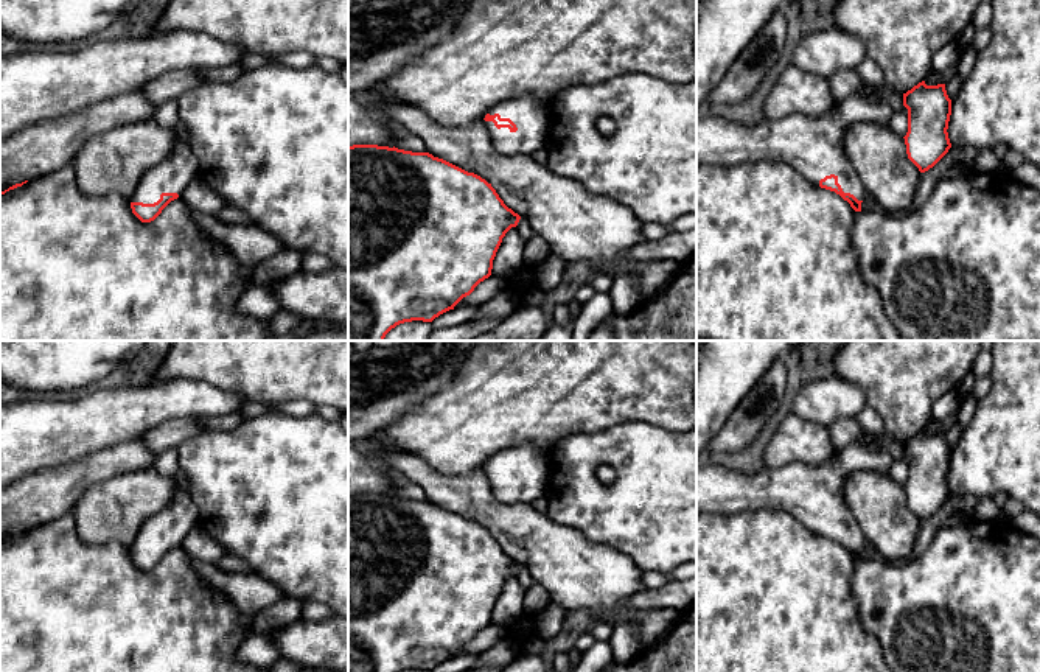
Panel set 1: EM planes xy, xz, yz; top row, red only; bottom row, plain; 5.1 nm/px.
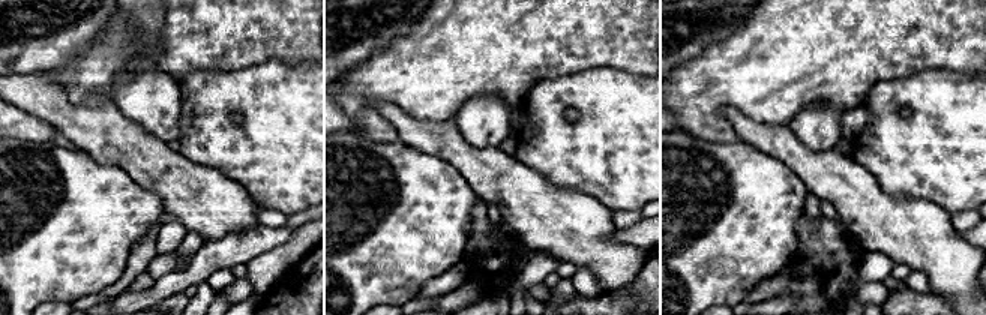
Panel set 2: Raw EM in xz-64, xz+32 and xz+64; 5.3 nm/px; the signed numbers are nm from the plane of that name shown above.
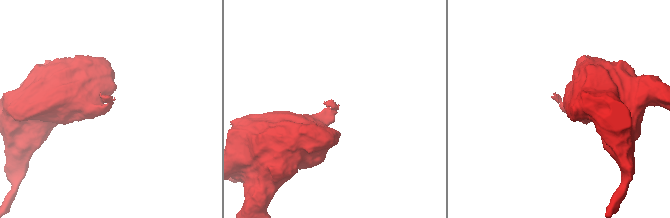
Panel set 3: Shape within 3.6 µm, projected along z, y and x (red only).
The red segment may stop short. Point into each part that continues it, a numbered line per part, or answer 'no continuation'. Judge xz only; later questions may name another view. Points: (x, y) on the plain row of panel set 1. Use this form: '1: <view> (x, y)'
1: xz (527, 461)

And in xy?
1: xy (171, 524)

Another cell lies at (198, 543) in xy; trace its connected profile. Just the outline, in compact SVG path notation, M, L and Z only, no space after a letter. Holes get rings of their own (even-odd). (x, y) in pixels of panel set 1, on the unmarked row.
M201 524L190 527L190 532L180 546L188 555L205 563L215 563L216 560L229 555L229 552L215 541Z

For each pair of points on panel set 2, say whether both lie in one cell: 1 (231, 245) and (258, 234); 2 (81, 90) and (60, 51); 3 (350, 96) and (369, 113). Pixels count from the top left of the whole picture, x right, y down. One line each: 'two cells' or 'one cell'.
1: one cell
2: two cells
3: one cell

